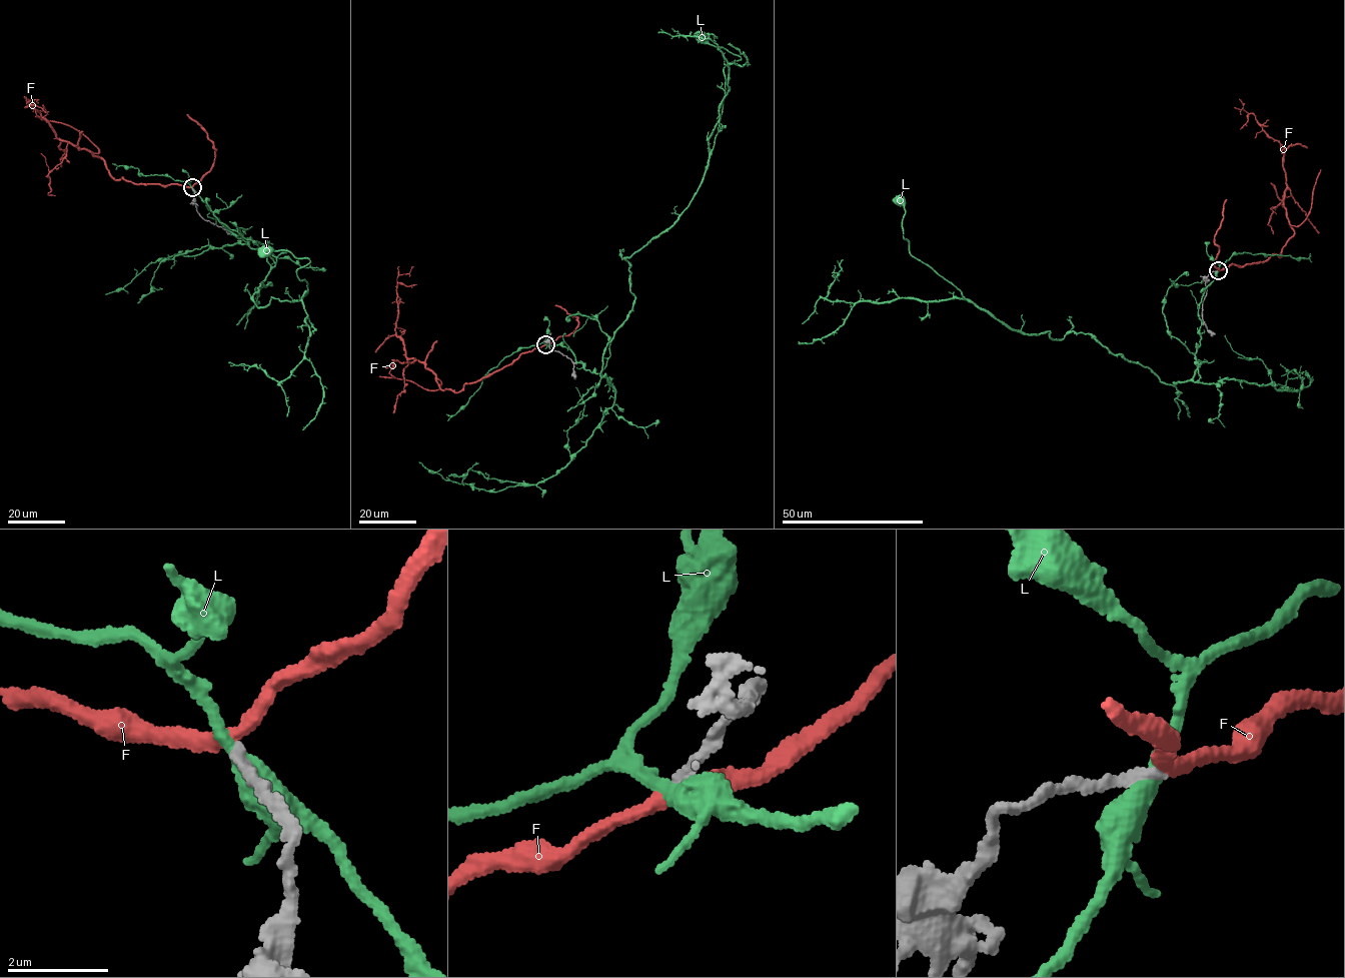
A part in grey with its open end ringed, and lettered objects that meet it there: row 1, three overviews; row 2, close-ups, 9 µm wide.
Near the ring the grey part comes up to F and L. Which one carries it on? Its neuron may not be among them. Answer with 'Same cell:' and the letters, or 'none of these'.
Same cell: none of these

